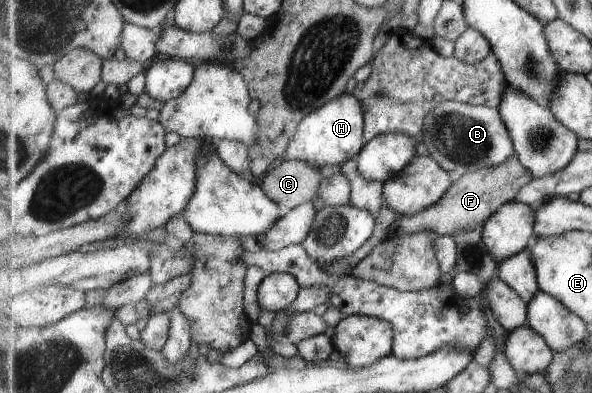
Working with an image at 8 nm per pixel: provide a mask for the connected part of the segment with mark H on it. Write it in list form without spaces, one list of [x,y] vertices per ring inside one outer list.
[[[344,92],[308,114],[299,123],[295,138],[286,150],[285,159],[300,160],[318,168],[324,165],[342,165],[359,157],[367,142],[364,132],[363,104],[353,93]]]

